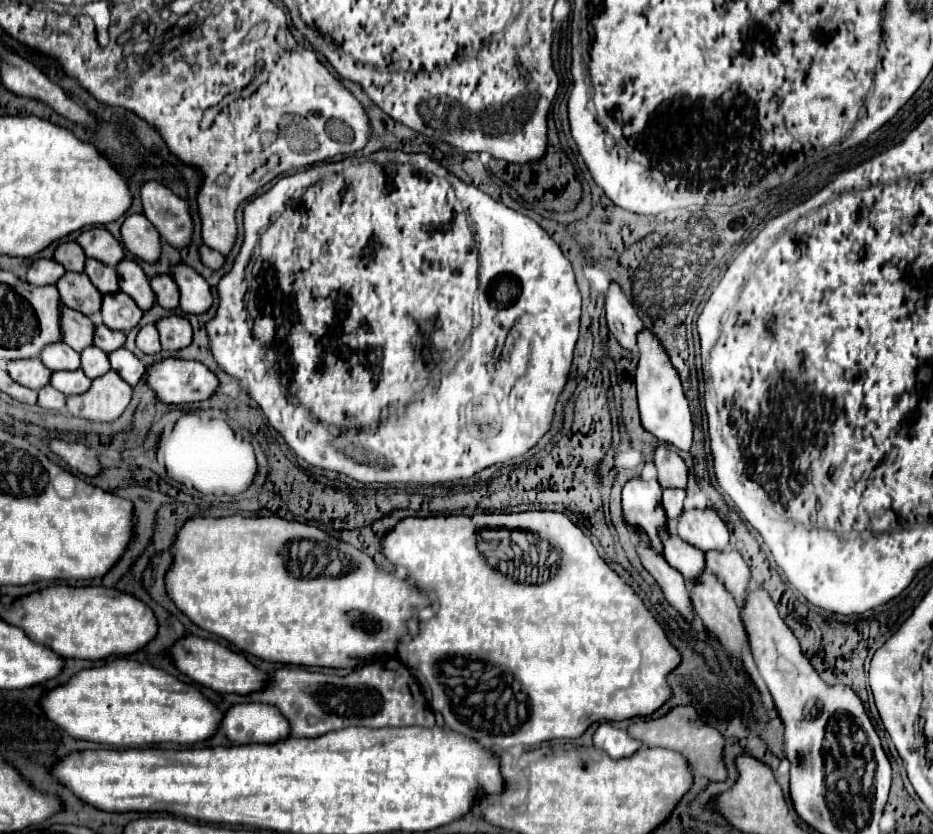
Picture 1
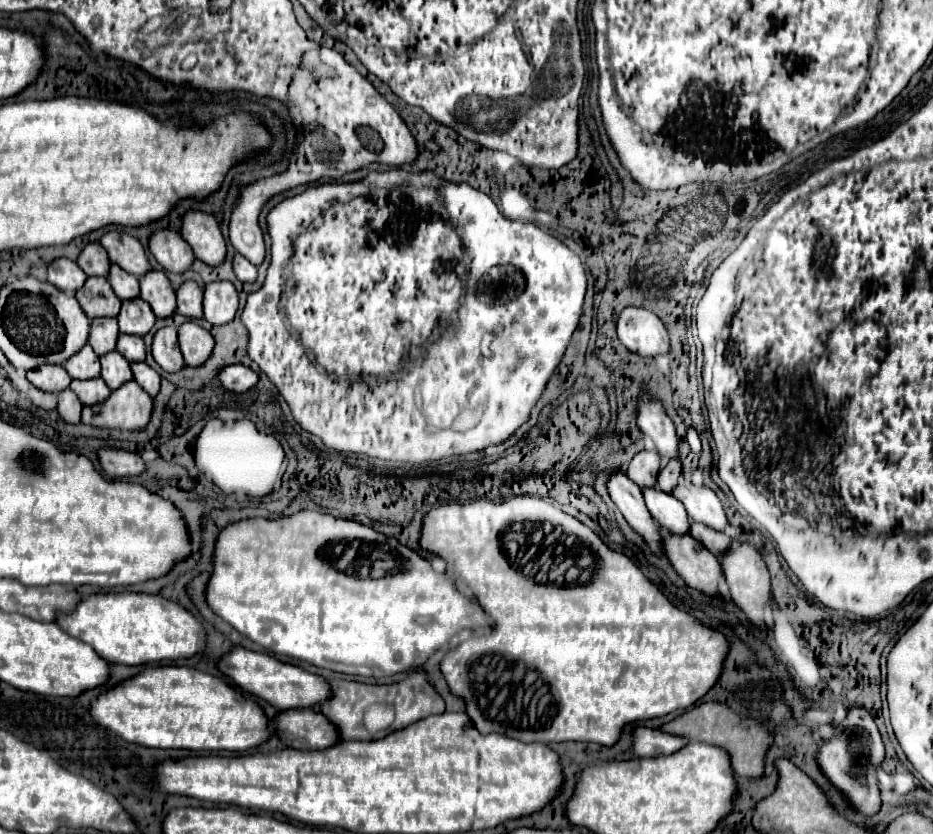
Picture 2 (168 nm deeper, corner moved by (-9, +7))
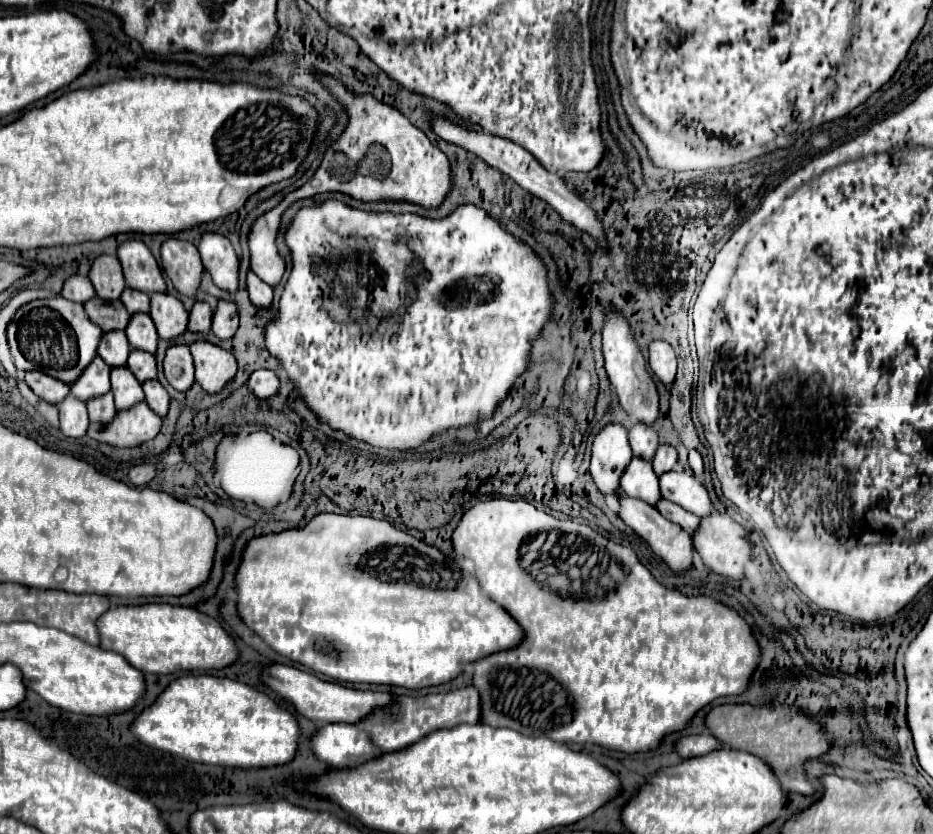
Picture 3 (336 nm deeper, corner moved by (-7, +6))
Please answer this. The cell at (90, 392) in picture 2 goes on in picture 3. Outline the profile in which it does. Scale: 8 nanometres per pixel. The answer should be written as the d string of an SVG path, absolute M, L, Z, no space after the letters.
M106 393L106 395L100 395L100 397L92 397L86 403L86 407L88 407L90 421L96 421L96 423L108 423L108 421L112 421L112 417L116 413L112 393Z

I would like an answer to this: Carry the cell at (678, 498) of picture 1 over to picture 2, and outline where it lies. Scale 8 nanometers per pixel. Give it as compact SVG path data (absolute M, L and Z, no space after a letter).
M668 460L658 472L658 486L664 492L672 492L672 488L678 482L678 476L680 476L680 460Z

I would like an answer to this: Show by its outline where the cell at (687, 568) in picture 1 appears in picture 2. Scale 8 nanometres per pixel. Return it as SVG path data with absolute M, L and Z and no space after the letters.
M658 486L640 488L640 490L642 490L648 512L662 528L666 528L668 532L674 532L674 534L688 534L690 520L686 516L686 510L682 508L680 500L676 500L672 494L662 492Z

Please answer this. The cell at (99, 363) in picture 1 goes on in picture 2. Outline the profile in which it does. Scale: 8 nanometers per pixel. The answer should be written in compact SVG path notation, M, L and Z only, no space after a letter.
M110 352L108 356L102 356L100 362L102 362L102 378L112 390L120 388L122 384L126 384L130 380L134 380L130 364L122 354Z

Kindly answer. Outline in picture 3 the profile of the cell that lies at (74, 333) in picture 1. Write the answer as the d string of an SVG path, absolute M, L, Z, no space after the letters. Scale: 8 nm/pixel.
M120 329L108 331L102 335L100 345L98 345L98 355L106 361L106 365L110 367L118 367L118 365L126 365L128 359L128 339L124 337L124 333Z

